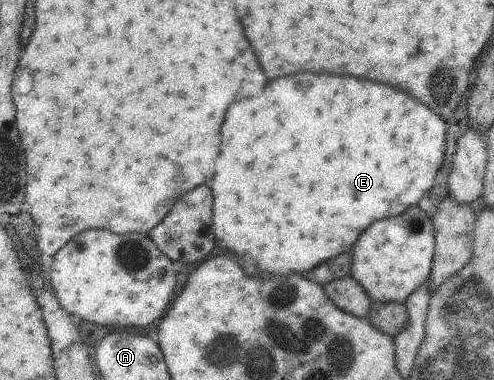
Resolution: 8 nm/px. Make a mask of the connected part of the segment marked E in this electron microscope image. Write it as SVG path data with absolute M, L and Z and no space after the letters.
M297 74L297 76L285 76L285 78L277 78L275 82L269 82L267 88L263 90L263 94L259 98L251 98L251 100L243 100L243 102L233 102L231 108L227 110L227 118L223 122L223 128L221 128L221 150L219 150L219 158L217 158L217 168L215 168L215 178L211 182L211 192L213 192L213 206L212 206L212 229L214 235L216 236L216 245L219 248L227 248L229 252L234 255L237 254L236 260L239 260L238 264L243 264L243 270L247 276L269 276L271 274L279 274L279 276L289 276L289 274L295 274L299 272L300 275L304 275L306 272L333 260L340 254L352 252L353 247L357 240L359 240L360 234L365 232L365 228L369 228L375 220L383 220L387 216L396 217L402 215L409 207L414 207L417 205L419 200L430 192L433 188L433 180L441 168L441 163L443 162L443 156L447 151L447 146L445 142L445 134L447 134L448 123L443 120L438 114L435 114L431 110L431 107L423 106L421 102L413 100L411 96L407 96L405 92L397 92L389 86L379 86L379 84L373 84L369 80L357 80L357 78L335 78L335 76L319 76L319 74Z

